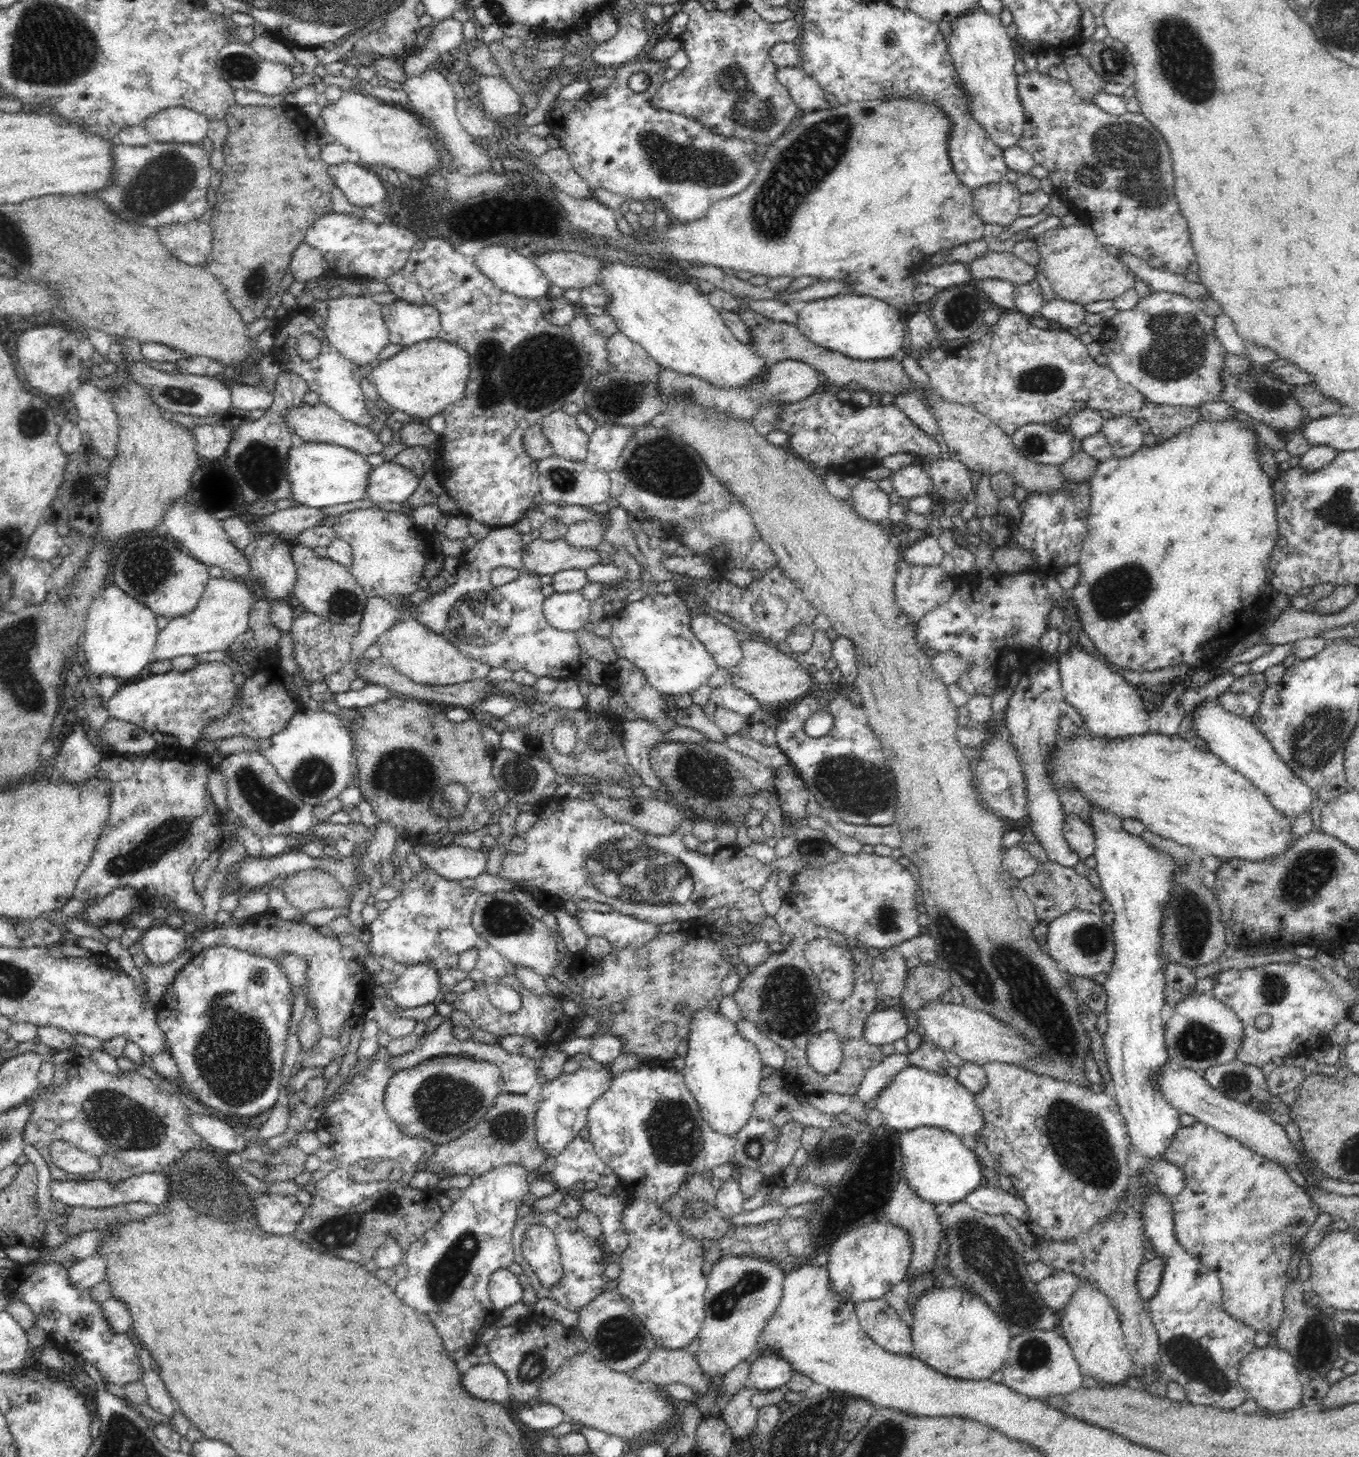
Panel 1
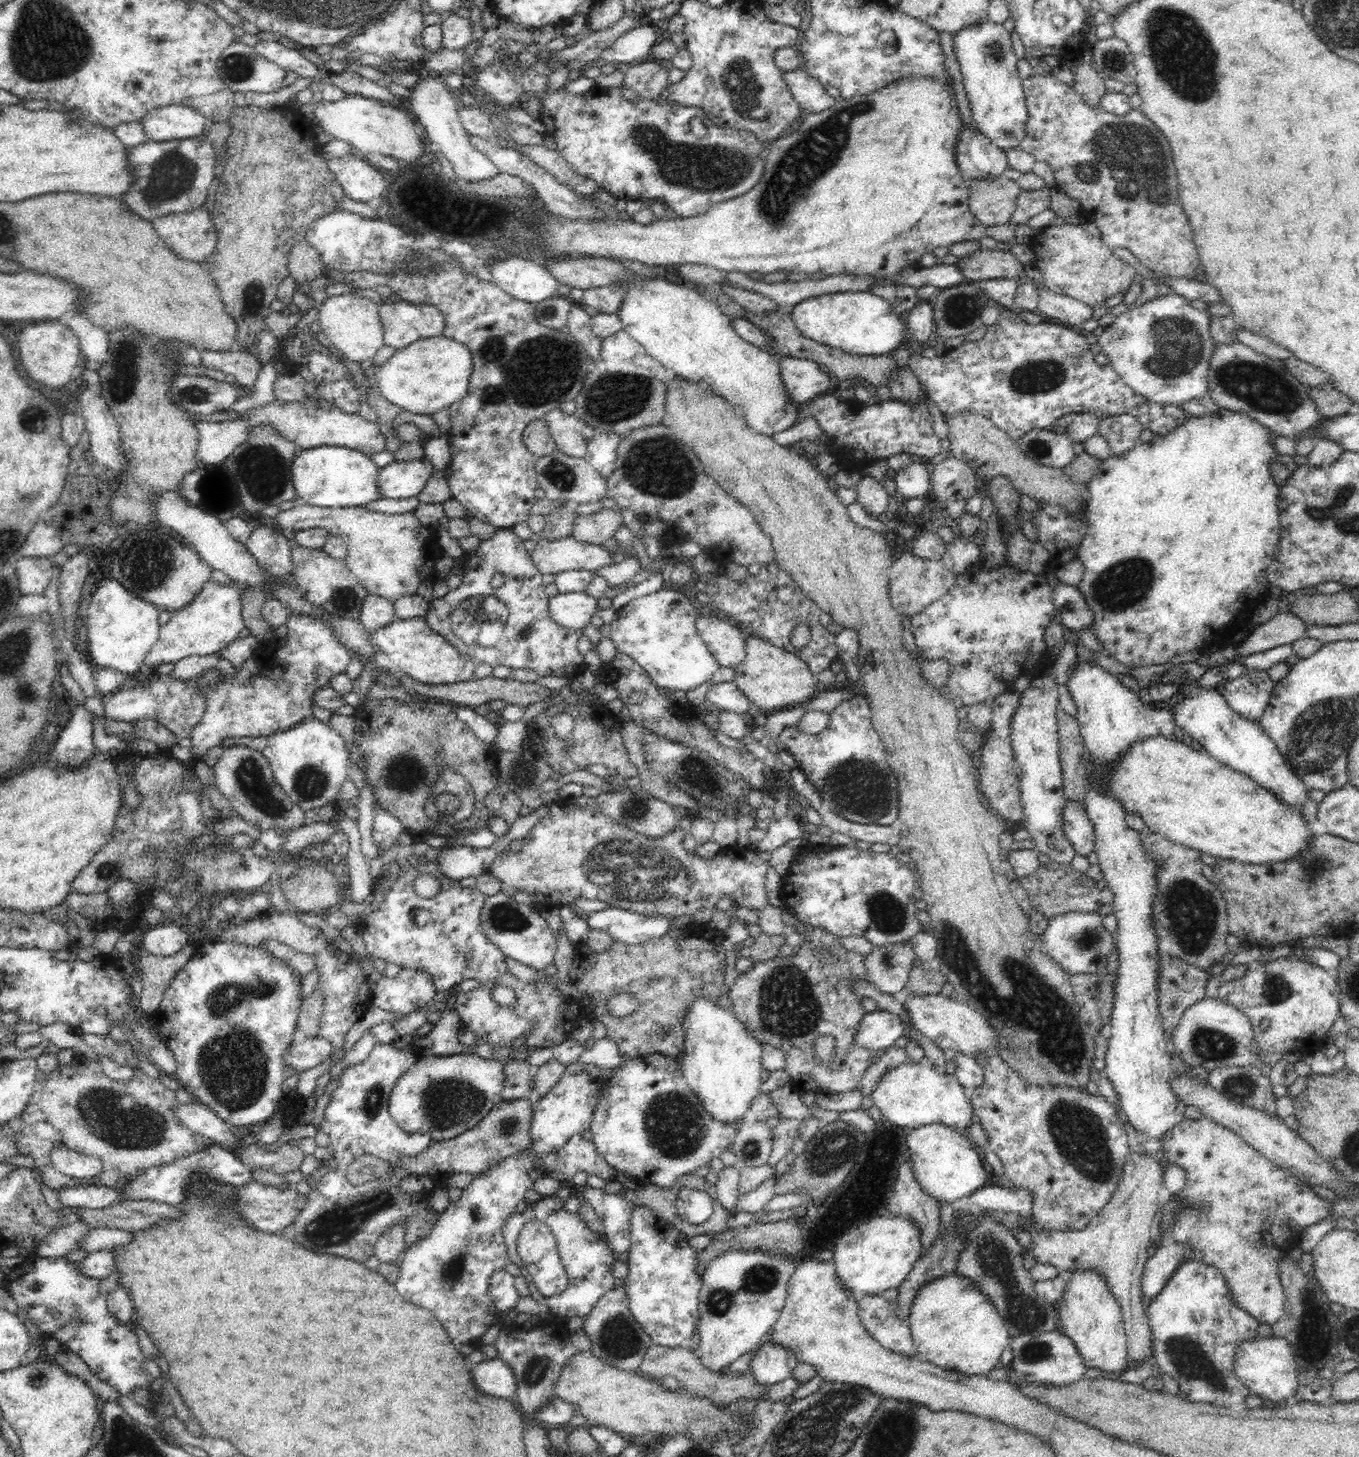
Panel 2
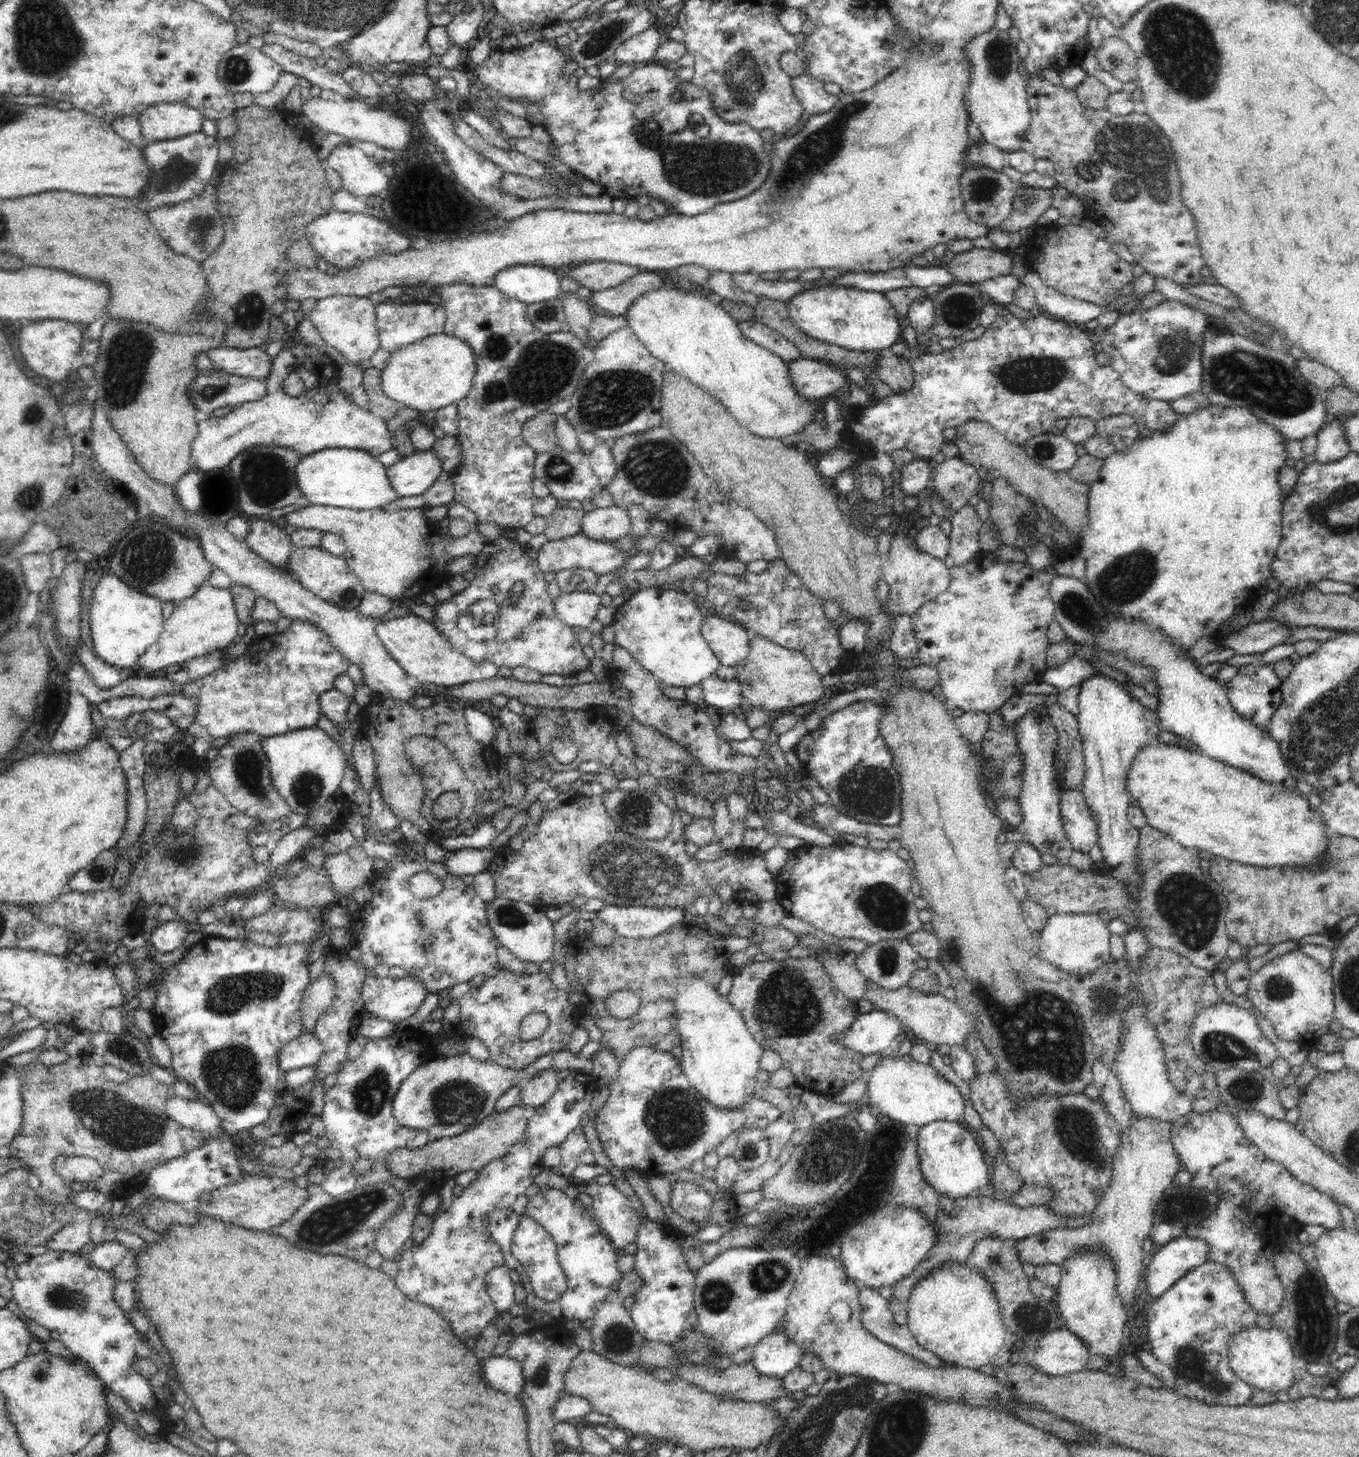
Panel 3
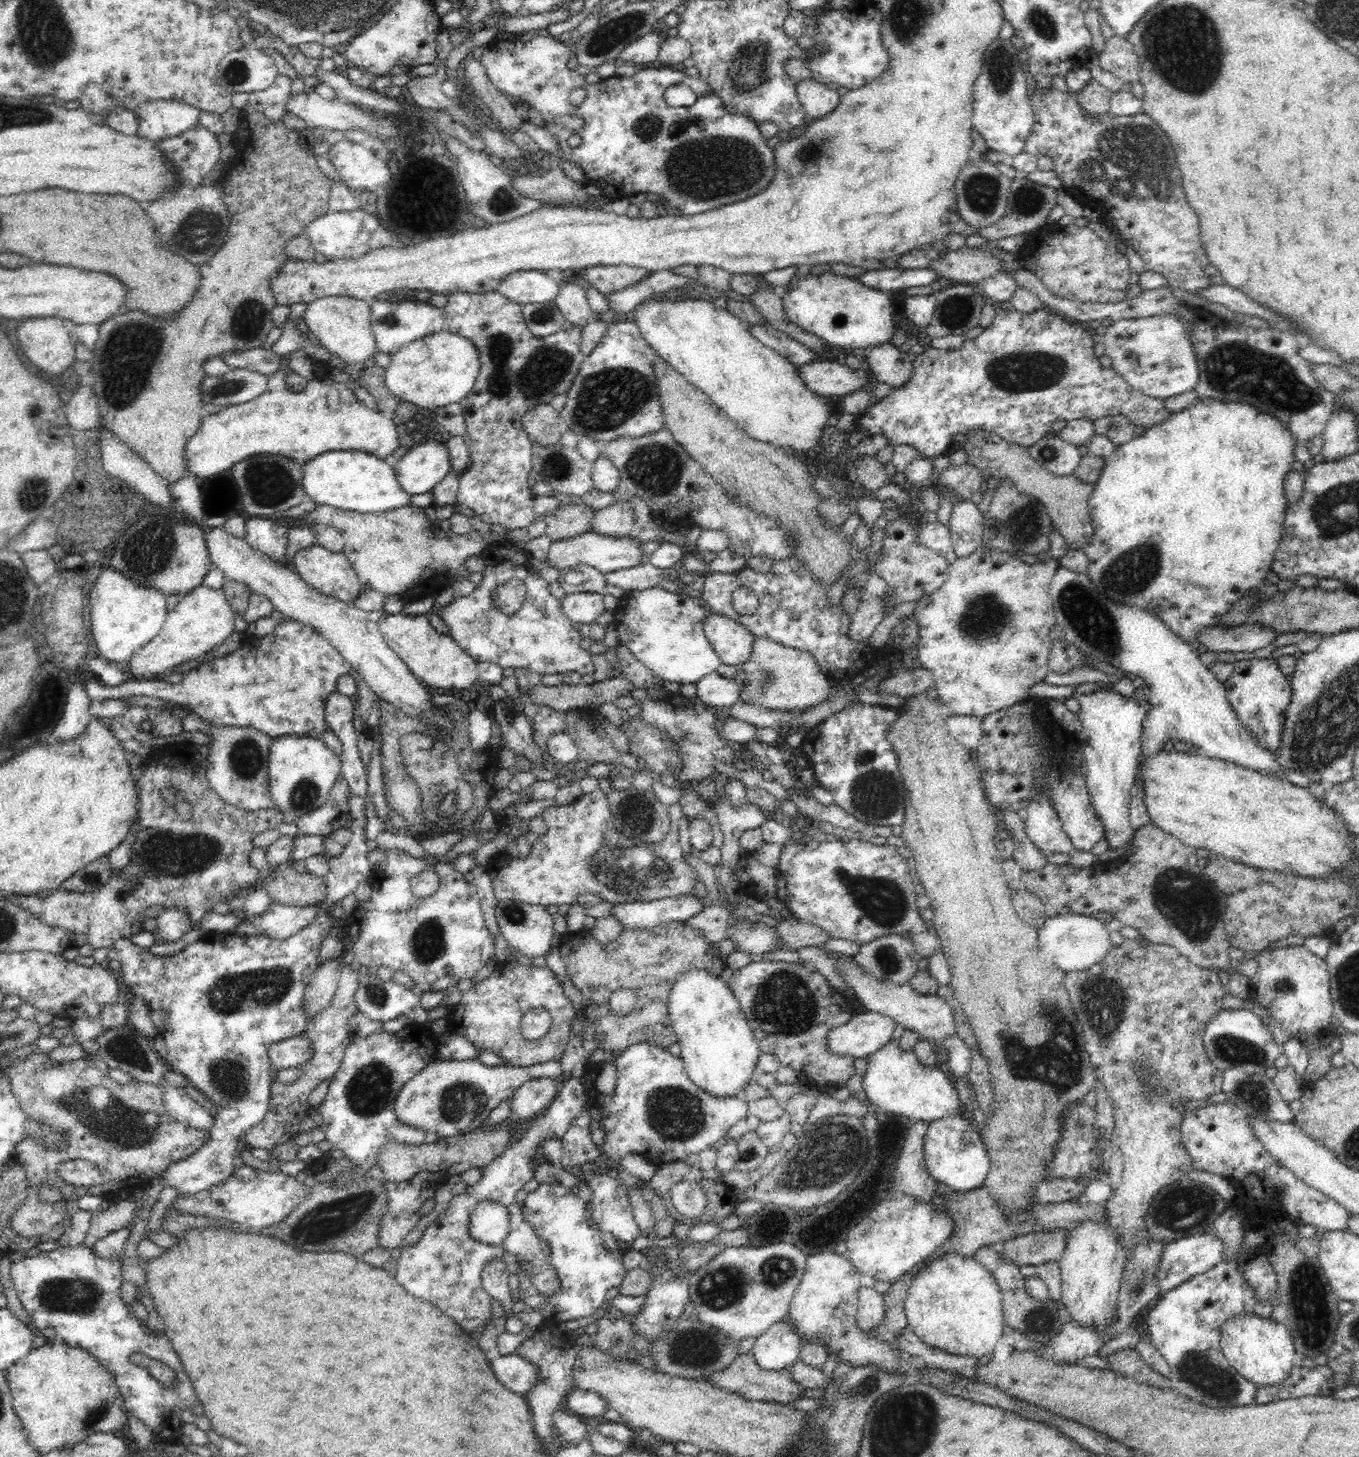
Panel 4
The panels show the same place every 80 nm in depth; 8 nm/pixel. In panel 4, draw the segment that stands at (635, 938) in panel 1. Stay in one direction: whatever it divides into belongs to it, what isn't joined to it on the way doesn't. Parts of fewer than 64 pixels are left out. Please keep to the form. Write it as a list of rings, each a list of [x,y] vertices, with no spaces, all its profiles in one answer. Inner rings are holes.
[[[683,895],[682,897],[669,897],[651,902],[632,902],[616,904],[612,908],[612,917],[622,925],[623,930],[634,930],[634,928],[654,928],[660,924],[670,922],[686,922],[692,916],[699,914],[704,909],[705,903],[694,895]]]

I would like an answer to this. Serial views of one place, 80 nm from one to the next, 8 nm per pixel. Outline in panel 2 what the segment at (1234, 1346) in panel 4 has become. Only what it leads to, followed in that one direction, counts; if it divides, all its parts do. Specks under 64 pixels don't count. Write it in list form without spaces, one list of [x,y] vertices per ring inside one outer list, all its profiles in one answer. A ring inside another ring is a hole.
[[[1257,1336],[1244,1340],[1234,1354],[1234,1368],[1237,1378],[1248,1388],[1250,1395],[1260,1395],[1269,1405],[1279,1403],[1294,1396],[1299,1388],[1299,1370],[1296,1357],[1285,1338],[1277,1336]]]

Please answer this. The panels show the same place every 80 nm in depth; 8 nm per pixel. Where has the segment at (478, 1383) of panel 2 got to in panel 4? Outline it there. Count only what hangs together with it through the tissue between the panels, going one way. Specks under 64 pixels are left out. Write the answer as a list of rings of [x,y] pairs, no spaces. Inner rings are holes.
[[[516,1353],[501,1355],[492,1360],[492,1370],[496,1378],[516,1394],[529,1391],[538,1379],[538,1369],[535,1364]]]

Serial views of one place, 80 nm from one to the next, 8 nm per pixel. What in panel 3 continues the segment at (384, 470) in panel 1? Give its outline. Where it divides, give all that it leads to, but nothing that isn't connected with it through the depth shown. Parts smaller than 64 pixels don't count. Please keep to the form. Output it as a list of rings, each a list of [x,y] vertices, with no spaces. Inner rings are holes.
[[[431,448],[414,450],[387,468],[390,486],[398,496],[420,496],[443,473],[441,458]]]

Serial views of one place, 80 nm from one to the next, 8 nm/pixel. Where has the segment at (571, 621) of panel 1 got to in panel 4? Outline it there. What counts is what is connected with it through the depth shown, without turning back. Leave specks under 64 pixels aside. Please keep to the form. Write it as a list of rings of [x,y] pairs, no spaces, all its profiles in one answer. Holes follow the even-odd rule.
[[[577,592],[567,594],[561,599],[562,612],[572,621],[592,624],[606,609],[604,594]]]

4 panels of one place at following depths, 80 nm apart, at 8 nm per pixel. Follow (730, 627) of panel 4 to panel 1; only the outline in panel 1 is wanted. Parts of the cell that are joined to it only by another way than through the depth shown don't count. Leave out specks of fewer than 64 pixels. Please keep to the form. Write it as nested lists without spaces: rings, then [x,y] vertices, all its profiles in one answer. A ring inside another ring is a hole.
[[[701,611],[692,614],[690,626],[720,668],[729,670],[740,662],[742,637],[730,626]]]

